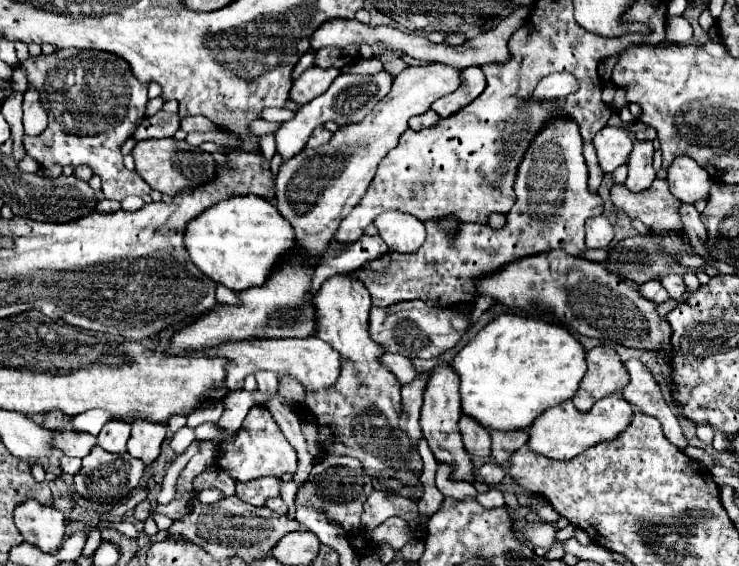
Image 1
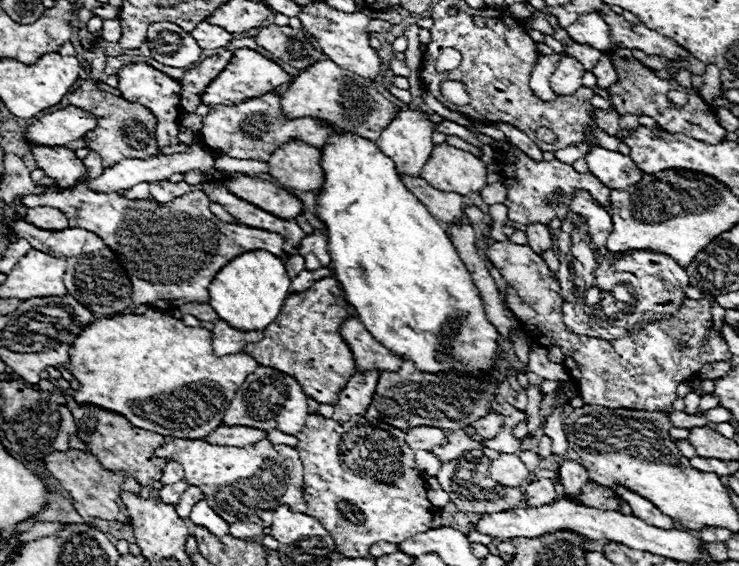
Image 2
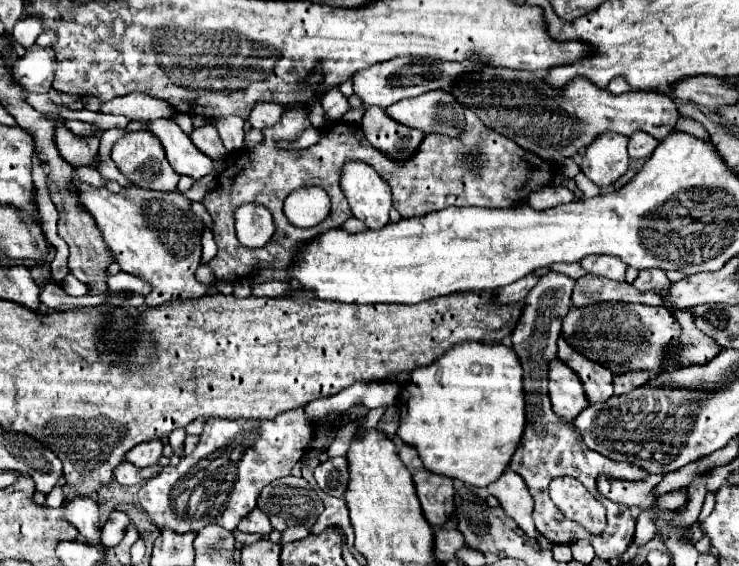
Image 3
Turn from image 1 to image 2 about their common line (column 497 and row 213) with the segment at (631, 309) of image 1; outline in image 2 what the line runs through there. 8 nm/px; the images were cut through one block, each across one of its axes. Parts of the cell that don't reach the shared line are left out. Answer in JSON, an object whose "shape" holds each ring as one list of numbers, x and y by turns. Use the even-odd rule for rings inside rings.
{"shape":[[234,174,224,184,234,196,238,196,278,218,292,220,298,214,302,214,302,202,296,196,292,196,284,188,278,188,272,182,266,182,258,176,252,178,252,176,244,176,244,174]]}

